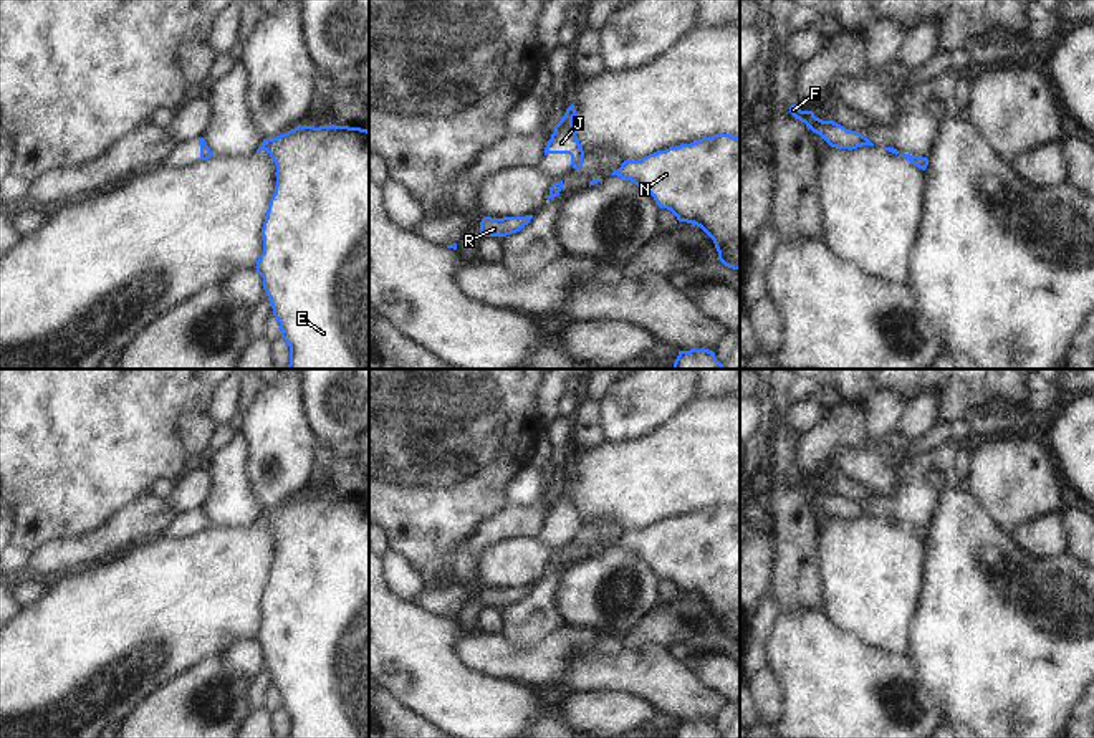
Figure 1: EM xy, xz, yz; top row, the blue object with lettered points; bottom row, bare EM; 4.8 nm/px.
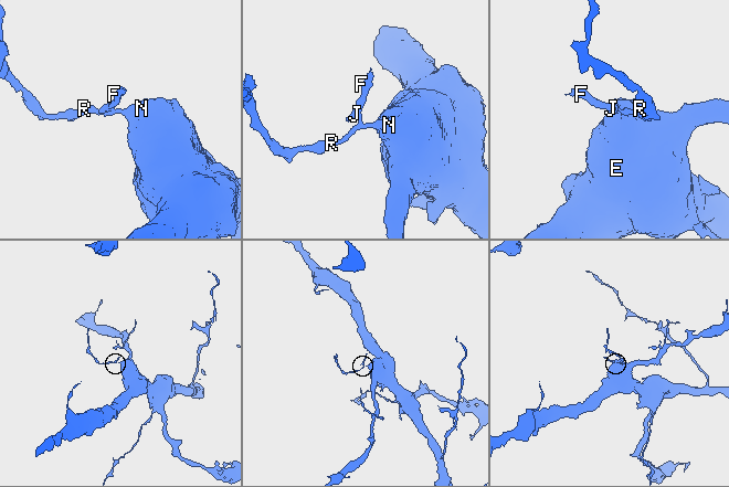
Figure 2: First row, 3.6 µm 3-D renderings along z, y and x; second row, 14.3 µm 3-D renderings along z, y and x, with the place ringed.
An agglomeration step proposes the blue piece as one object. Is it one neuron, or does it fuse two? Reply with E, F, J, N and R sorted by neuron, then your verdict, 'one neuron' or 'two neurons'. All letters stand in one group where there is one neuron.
groups E N R / F J; two neurons

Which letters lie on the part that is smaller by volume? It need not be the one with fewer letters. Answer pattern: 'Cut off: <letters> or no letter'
Cut off: F, J

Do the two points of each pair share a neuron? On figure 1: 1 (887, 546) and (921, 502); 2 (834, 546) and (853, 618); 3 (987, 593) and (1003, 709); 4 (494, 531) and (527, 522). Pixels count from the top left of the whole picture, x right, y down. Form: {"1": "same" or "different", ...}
{"1": "different", "2": "same", "3": "same", "4": "same"}

